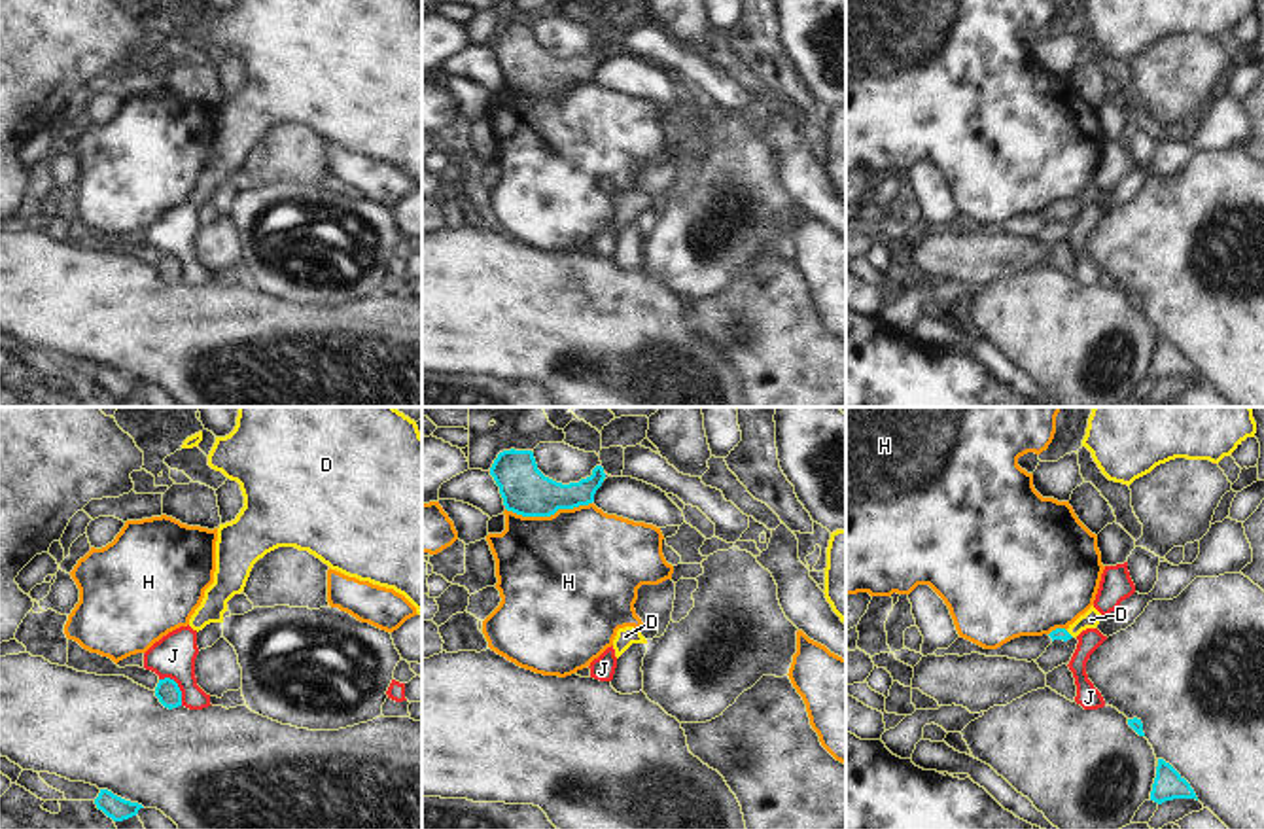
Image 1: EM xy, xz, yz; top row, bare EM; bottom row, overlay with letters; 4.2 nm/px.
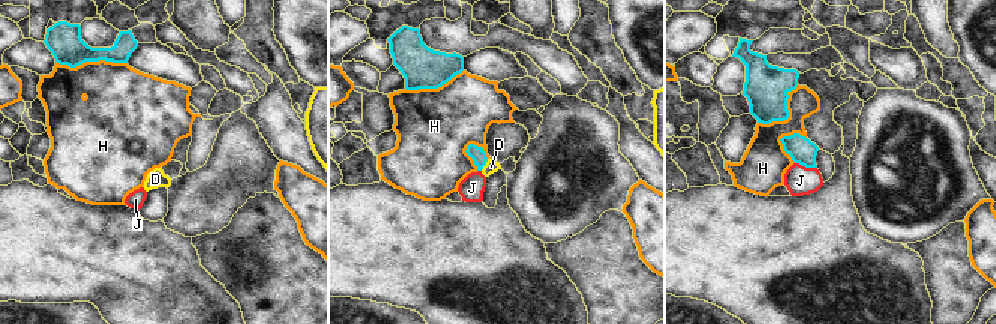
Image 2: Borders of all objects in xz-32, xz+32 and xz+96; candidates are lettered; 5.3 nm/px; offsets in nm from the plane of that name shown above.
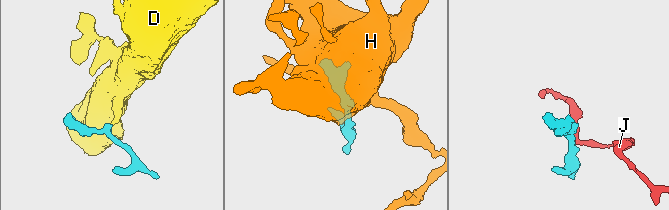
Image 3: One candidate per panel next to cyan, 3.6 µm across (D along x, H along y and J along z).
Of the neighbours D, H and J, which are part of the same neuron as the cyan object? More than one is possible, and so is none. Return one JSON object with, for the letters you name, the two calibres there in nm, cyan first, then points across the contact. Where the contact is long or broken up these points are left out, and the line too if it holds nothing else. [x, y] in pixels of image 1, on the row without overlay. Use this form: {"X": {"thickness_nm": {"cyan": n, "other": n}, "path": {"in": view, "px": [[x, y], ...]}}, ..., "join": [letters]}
{"D": {"thickness_nm": {"cyan": 50, "other": 80}, "path": {"in": "yz", "px": [[1060, 209], [1068, 209], [1090, 195]]}}, "join": ["D"]}

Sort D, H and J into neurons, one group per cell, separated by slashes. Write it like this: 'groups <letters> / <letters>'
groups D / H / J

